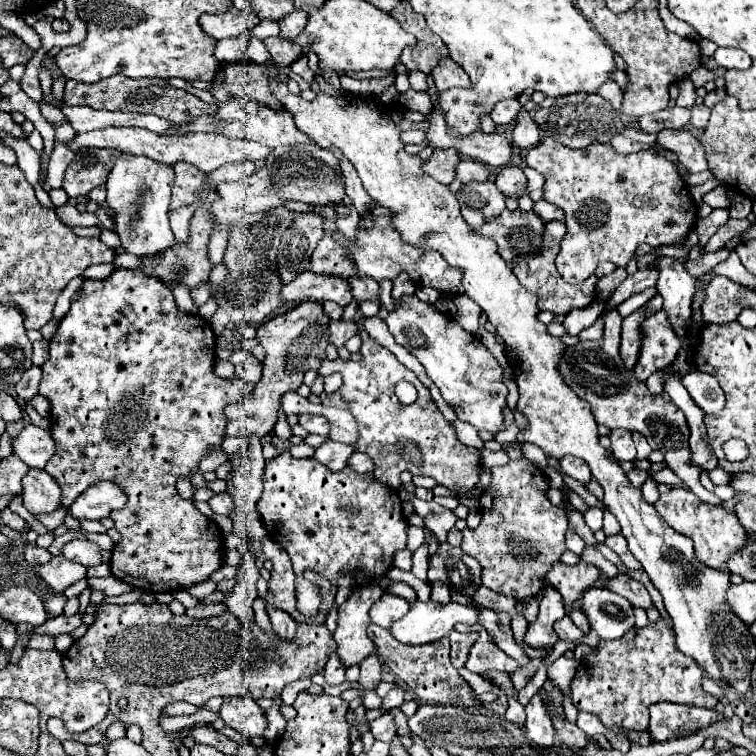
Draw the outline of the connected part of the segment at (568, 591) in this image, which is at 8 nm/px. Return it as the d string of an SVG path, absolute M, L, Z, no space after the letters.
M558 561L548 571L546 583L560 591L566 607L572 607L586 589L600 583L600 569L584 561L580 561L578 565L564 565Z

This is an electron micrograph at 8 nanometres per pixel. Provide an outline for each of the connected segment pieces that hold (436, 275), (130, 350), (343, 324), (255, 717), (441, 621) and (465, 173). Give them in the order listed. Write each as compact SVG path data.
M376 207L376 211L372 213L376 219L376 227L370 231L358 231L358 243L354 245L352 241L348 241L344 235L336 233L334 237L350 249L350 257L356 263L356 269L362 277L372 277L376 281L382 279L396 279L400 273L408 273L410 279L416 285L424 285L424 287L434 287L436 291L444 293L444 295L462 295L464 287L462 287L462 271L448 265L442 255L438 251L432 249L420 249L414 247L410 243L406 243L400 233L394 229L392 225L392 215L386 207Z
M116 269L108 279L102 281L94 281L94 279L86 279L82 285L82 293L72 297L72 307L66 313L66 317L58 323L58 331L50 341L50 357L46 359L46 363L42 365L42 381L40 381L40 395L44 395L50 401L50 429L52 435L56 437L56 443L60 445L60 451L48 461L48 465L44 467L52 477L56 477L60 489L62 489L62 497L60 503L70 507L72 501L88 487L94 485L96 481L114 481L116 485L120 485L126 495L128 495L128 505L120 511L112 511L110 519L114 519L114 527L120 533L120 541L114 545L112 549L112 559L110 559L110 571L114 577L131 585L138 587L143 591L150 593L160 593L160 591L178 591L178 589L188 589L190 585L196 585L200 581L210 579L210 575L220 569L222 565L222 533L216 527L214 521L210 521L208 517L204 517L192 501L186 501L178 495L176 491L176 479L180 475L190 477L192 471L198 471L198 463L202 459L204 453L208 453L208 449L218 447L226 435L226 415L224 415L224 407L228 403L238 403L254 385L246 383L244 379L220 379L218 375L214 375L214 351L216 351L216 335L210 327L210 323L206 319L202 319L200 315L188 315L178 311L176 301L172 291L156 277L146 275L142 269Z
M332 321L330 325L330 343L334 343L336 347L342 347L350 337L354 337L358 333L358 323L356 321Z
M250 695L226 699L220 707L220 717L228 727L236 729L244 737L262 737L268 727L264 711Z
M412 601L406 617L396 621L390 627L390 633L400 643L424 645L446 637L456 623L476 625L476 611L472 611L468 605L460 605L454 601L446 605L434 601Z
M460 161L458 169L456 169L456 177L462 183L468 183L468 181L488 181L490 171L488 171L488 167L484 167L484 163Z

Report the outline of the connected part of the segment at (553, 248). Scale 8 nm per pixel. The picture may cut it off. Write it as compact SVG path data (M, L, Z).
M548 221L548 223L546 223L546 235L544 235L542 255L534 255L534 257L526 257L526 259L520 257L520 259L514 261L514 273L516 273L518 281L520 281L526 289L530 289L530 291L534 291L534 293L538 295L538 305L540 305L540 309L548 309L548 311L552 311L554 315L566 315L566 313L570 313L572 309L582 309L582 307L590 305L590 303L596 299L596 293L594 293L594 291L596 291L596 283L598 283L598 279L606 273L606 271L604 271L606 267L600 267L600 269L596 269L586 281L582 281L582 283L578 283L578 285L564 283L562 277L560 277L560 273L556 271L556 265L554 265L554 259L556 259L556 255L558 255L558 251L560 251L560 241L562 241L564 233L566 233L564 221Z

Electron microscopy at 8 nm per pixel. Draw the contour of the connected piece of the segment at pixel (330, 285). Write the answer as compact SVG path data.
M306 269L294 281L284 285L282 301L336 301L346 307L352 301L352 291L348 279Z

